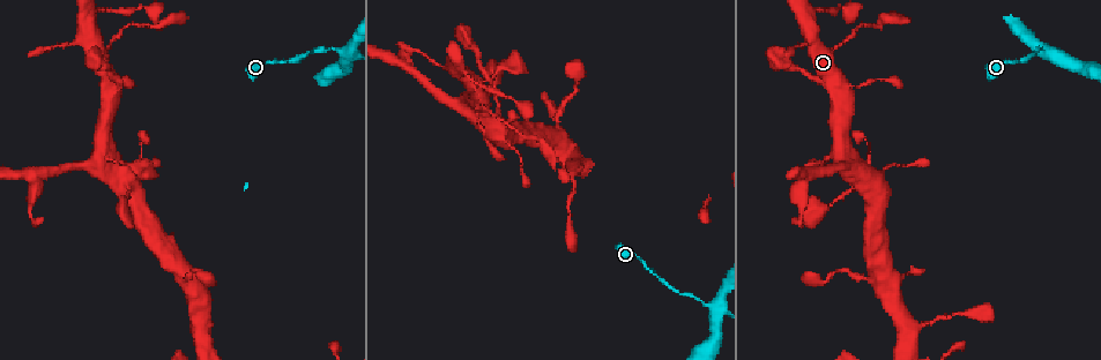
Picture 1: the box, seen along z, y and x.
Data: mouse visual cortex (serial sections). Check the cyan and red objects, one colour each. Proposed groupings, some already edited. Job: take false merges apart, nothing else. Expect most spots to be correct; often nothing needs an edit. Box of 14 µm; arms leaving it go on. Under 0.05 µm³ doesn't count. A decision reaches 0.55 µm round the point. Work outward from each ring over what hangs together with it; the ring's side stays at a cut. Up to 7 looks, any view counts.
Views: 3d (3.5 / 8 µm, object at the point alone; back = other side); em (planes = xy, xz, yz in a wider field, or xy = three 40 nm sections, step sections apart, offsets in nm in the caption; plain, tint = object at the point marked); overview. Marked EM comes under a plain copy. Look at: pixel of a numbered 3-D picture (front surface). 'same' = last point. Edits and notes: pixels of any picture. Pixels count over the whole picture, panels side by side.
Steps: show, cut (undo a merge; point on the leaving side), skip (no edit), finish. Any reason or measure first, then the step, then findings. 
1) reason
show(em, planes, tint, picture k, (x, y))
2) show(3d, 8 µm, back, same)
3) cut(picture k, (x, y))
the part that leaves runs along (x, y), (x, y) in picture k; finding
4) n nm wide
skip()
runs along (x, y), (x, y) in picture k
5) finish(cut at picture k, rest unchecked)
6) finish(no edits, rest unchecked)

calibre changes
show(3d, 3.5 µm, picture 1, (164, 23))

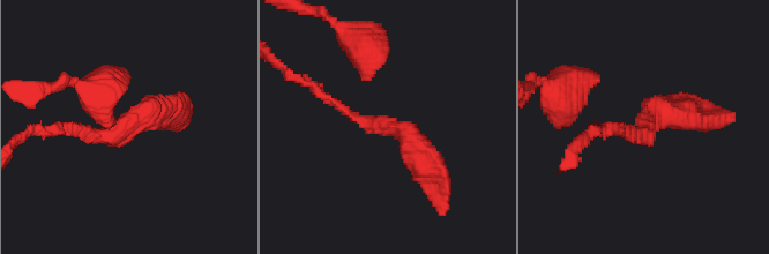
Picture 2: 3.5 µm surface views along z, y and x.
arms of 150, 400 nm; now the EM
show(em, planes, tint, picture 2, (645, 126))

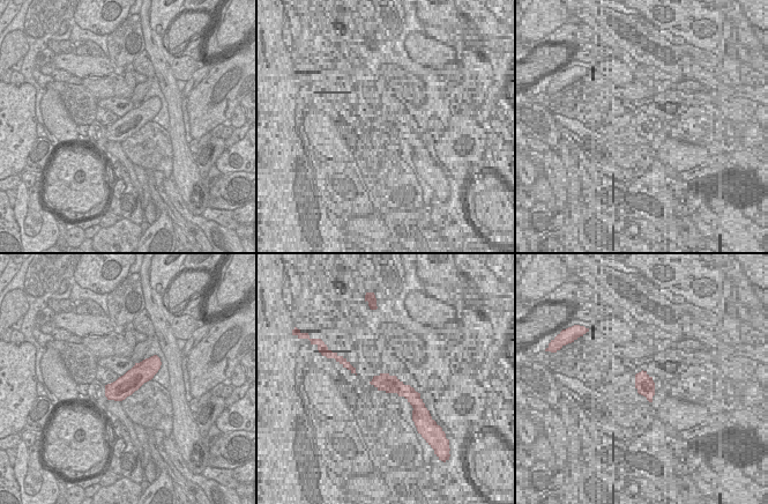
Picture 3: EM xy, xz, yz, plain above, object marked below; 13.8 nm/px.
300 nm wide
skip()
runs along (316, 90), (363, 122), (405, 134), (430, 173) in picture 2; one cell here

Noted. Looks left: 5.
looks like a crossing
show(em, xy, step 3, tint, picture 1, (114, 89))

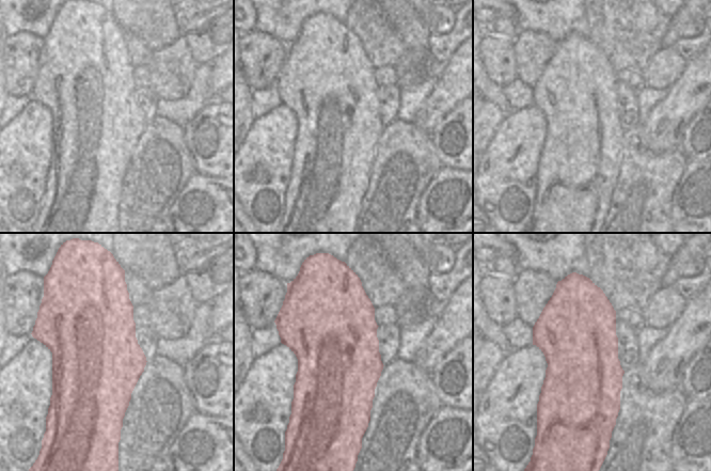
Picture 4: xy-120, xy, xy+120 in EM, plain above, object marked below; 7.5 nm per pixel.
see where the arms go
show(3d, 3.5 µm, same)

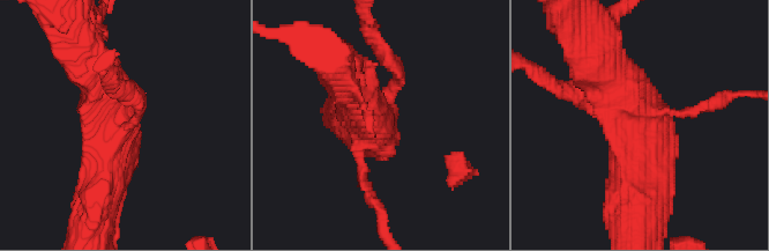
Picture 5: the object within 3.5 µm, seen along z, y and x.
4 arms; arms of 150, 200, 600, 600 nm
skip()
runs along (597, 61), (636, 111), (636, 204) in picture 5; continuous, no second cell

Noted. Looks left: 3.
small branch off a trunk
show(3d, 3.5 µm, picture 1, (96, 162))

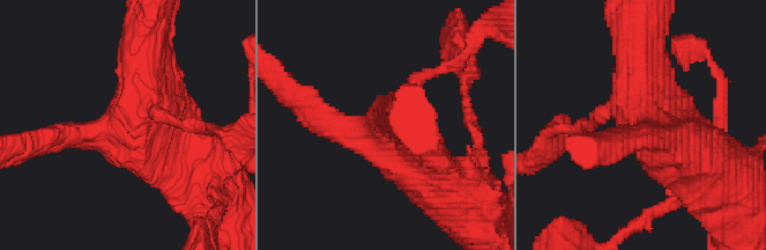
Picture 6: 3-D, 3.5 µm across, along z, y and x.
show(em, xy, step 5, tint, picture 6, (125, 121))

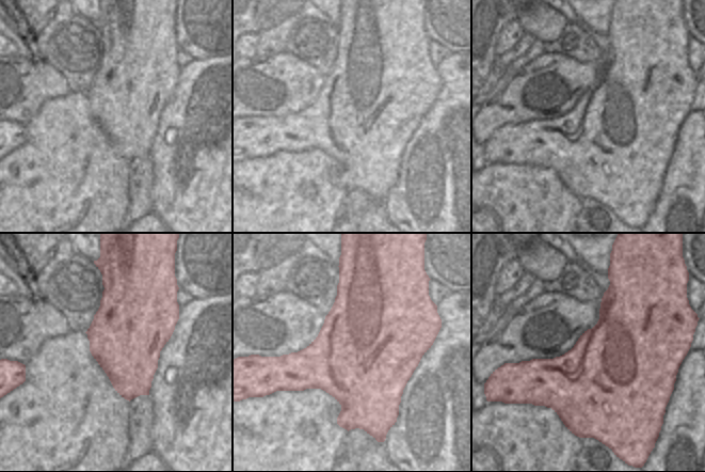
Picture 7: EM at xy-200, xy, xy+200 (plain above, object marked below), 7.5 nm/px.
show(em, xy, step 1, tint, same)

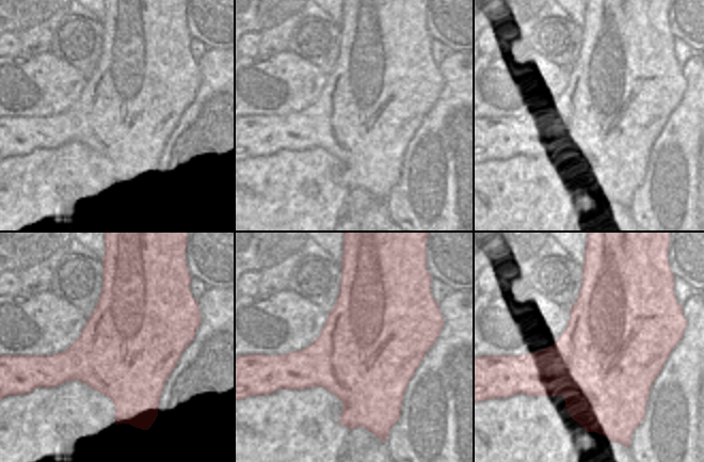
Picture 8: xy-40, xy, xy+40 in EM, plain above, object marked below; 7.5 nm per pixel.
skip()
one cell here

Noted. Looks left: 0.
finish(no edits, rest unchecked)

